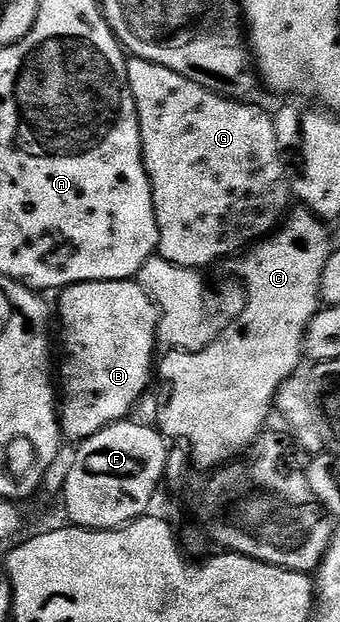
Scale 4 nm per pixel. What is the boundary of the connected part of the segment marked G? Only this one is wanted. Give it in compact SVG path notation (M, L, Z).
M130 57L128 59L127 80L131 84L131 96L135 100L135 108L141 125L141 151L145 157L145 171L153 189L153 207L159 228L157 254L160 258L176 266L184 266L187 270L200 271L201 266L209 266L212 262L227 257L228 254L236 255L254 245L258 240L274 233L279 223L286 217L290 209L289 202L291 203L287 162L283 157L281 145L277 143L277 123L274 115L264 114L257 106L249 106L253 104L248 101L224 98L222 94L216 94L195 84L195 80L187 80L187 76L179 76L179 72L171 72L171 68L163 68L159 64L142 58Z

